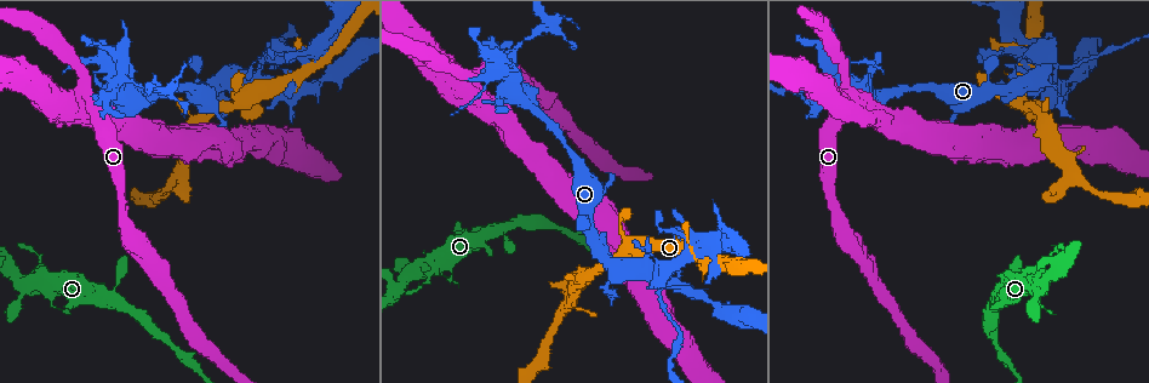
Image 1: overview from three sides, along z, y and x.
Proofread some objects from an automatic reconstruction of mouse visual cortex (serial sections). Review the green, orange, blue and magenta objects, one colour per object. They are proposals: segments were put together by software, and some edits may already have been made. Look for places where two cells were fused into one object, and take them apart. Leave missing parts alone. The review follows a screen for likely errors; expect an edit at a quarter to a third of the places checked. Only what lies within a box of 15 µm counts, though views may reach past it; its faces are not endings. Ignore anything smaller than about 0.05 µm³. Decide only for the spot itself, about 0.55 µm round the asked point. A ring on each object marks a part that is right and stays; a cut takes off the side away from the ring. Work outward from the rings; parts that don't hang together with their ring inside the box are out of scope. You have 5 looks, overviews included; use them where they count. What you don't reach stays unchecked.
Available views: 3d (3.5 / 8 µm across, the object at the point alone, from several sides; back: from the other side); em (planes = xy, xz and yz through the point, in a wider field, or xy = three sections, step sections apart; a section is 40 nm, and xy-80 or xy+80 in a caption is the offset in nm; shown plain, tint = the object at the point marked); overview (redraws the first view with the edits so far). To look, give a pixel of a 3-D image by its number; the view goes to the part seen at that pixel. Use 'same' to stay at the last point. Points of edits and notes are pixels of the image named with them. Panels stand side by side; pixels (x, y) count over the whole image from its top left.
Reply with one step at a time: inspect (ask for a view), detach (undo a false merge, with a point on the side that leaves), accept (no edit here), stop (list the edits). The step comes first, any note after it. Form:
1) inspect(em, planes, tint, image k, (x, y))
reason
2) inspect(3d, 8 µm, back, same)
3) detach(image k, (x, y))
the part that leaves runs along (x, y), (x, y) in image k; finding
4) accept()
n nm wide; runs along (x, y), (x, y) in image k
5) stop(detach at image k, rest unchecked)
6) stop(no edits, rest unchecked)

inspect(3d, 3.5 µm, back, image 1, (490, 232))
four-way junction

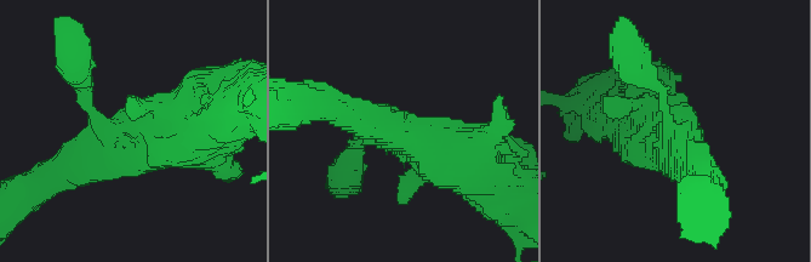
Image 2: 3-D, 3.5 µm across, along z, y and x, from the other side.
inspect(em, xy, step 1, tint, image 2, (130, 132))
now the EM

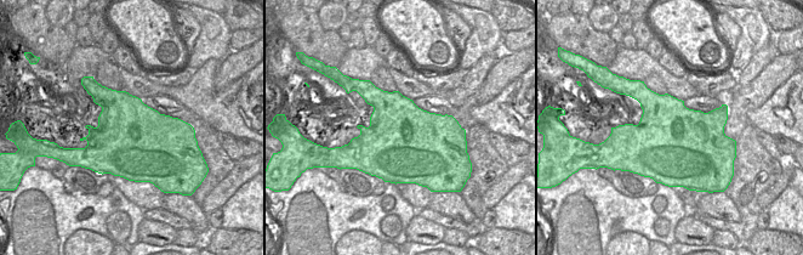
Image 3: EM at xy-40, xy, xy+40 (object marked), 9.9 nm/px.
accept()
runs along (485, 176), (347, 113) in image 2; continuous, no second cell

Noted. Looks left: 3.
inspect(3d, 3.5 µm, image 1, (668, 289))
three-way junction

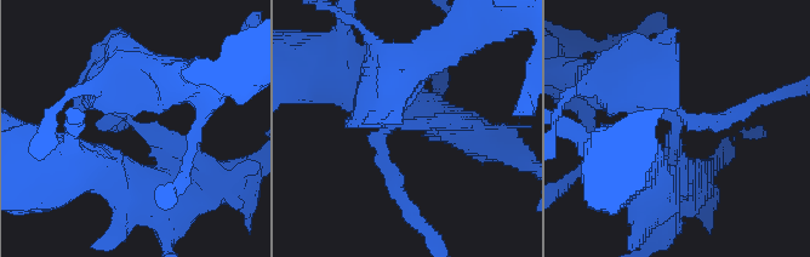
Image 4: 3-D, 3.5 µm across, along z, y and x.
inspect(em, xy, step 3, tint, image 4, (124, 116))

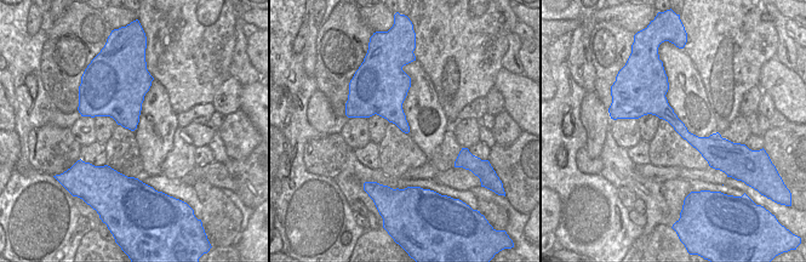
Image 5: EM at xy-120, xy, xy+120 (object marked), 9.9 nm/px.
detach(image 4, (718, 124))
a second cell is stuck on

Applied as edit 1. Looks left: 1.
stop(detach at image 4, rest unchecked)

